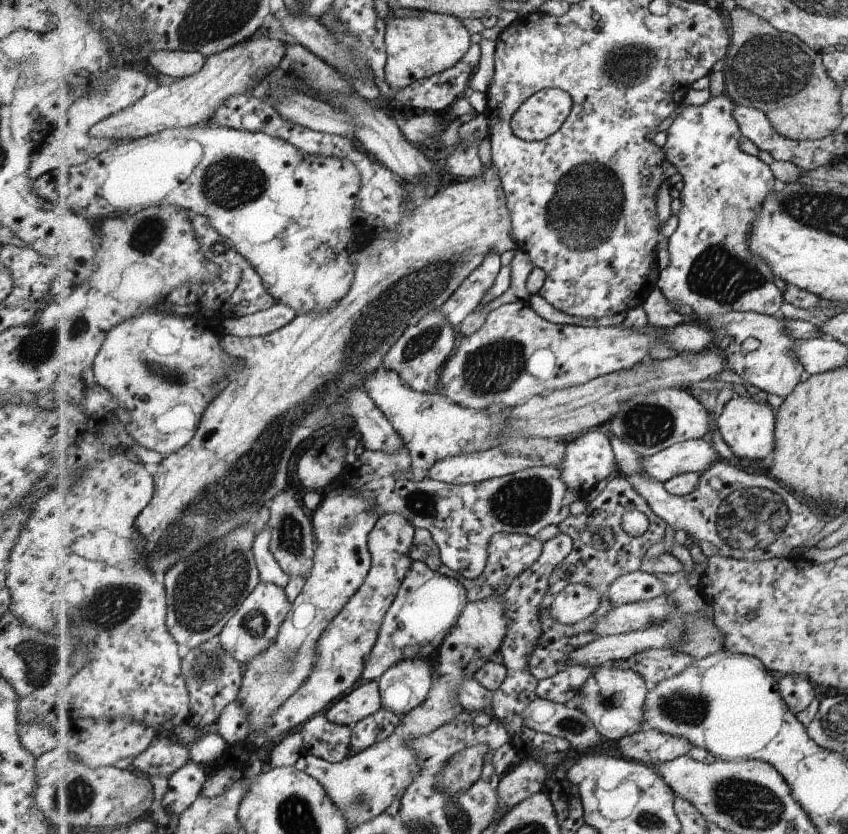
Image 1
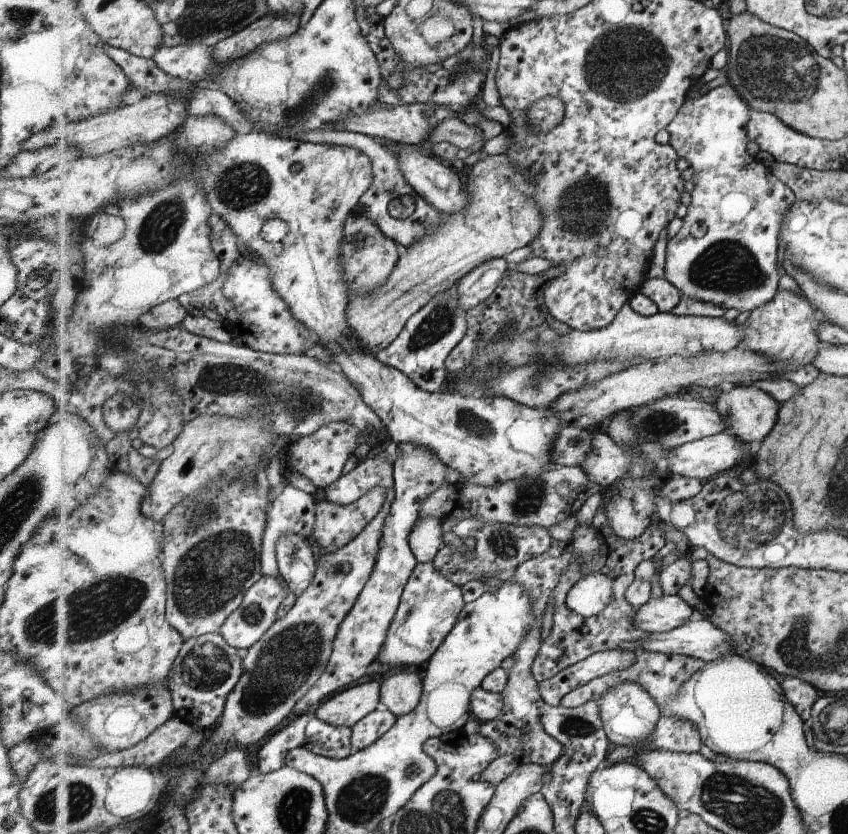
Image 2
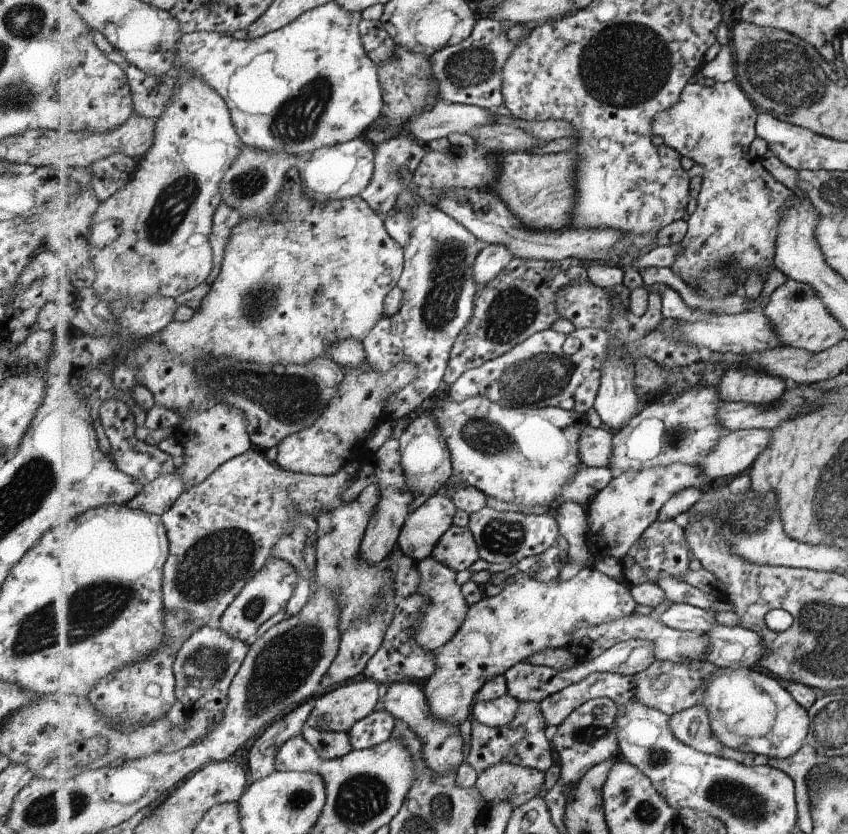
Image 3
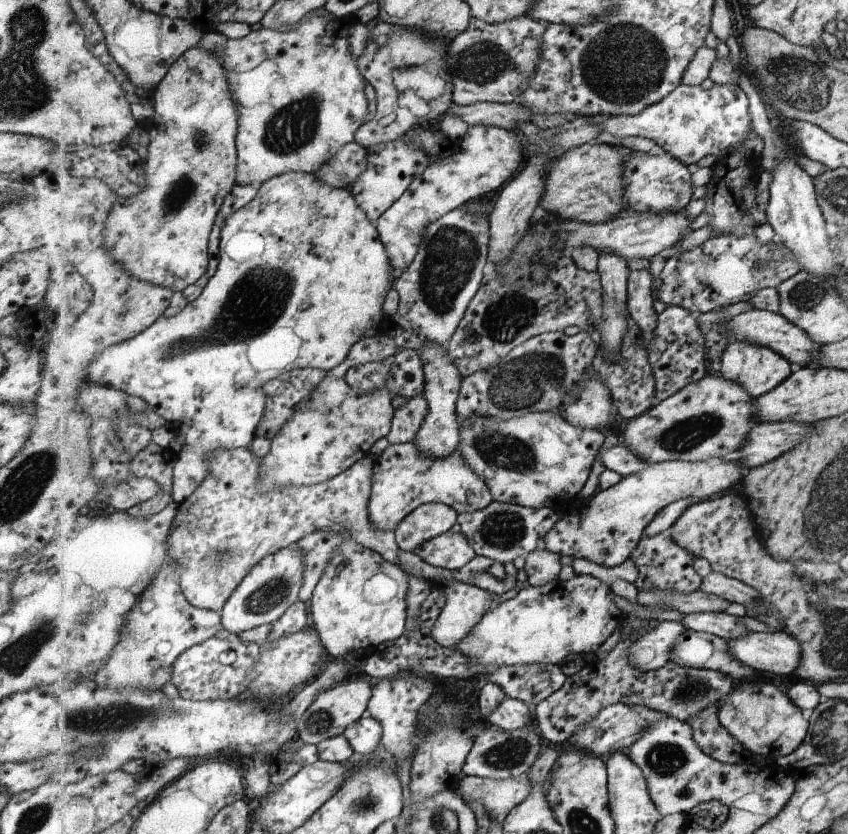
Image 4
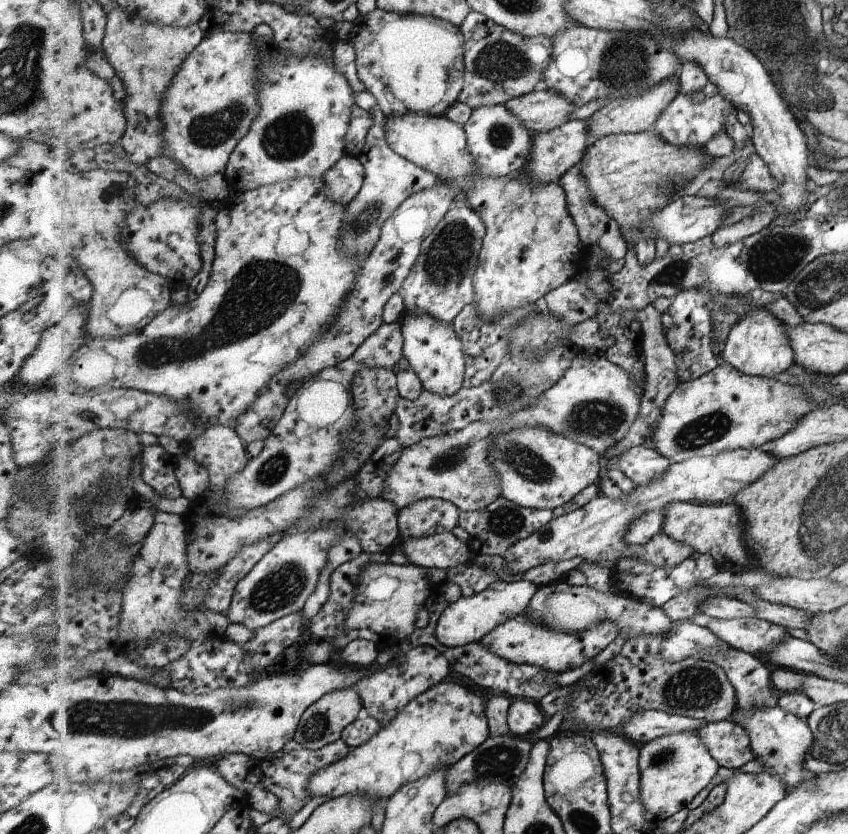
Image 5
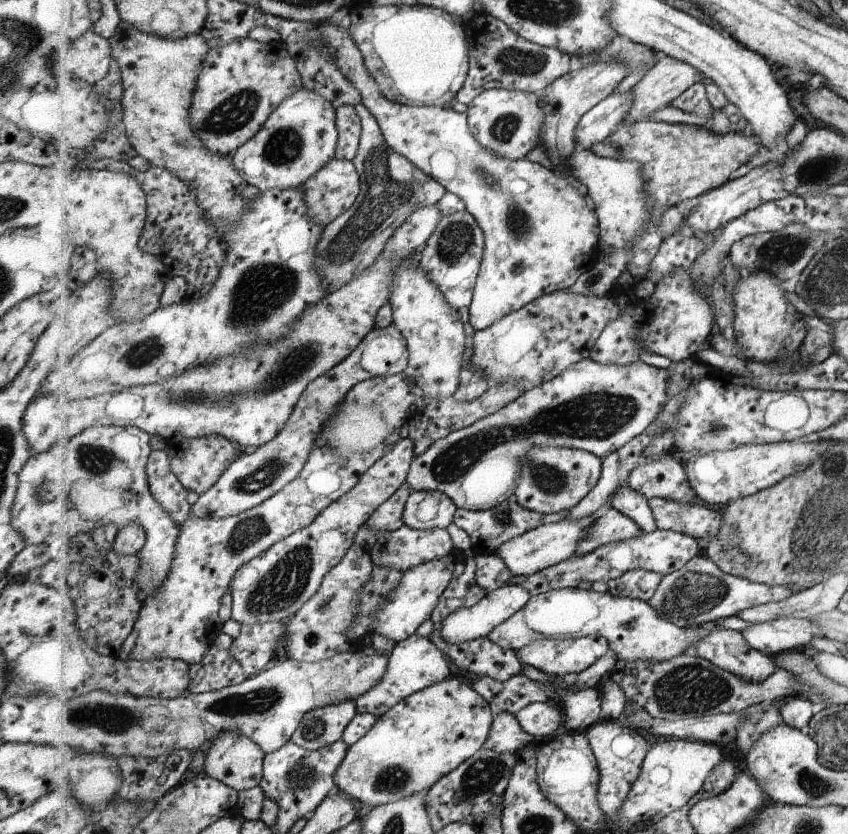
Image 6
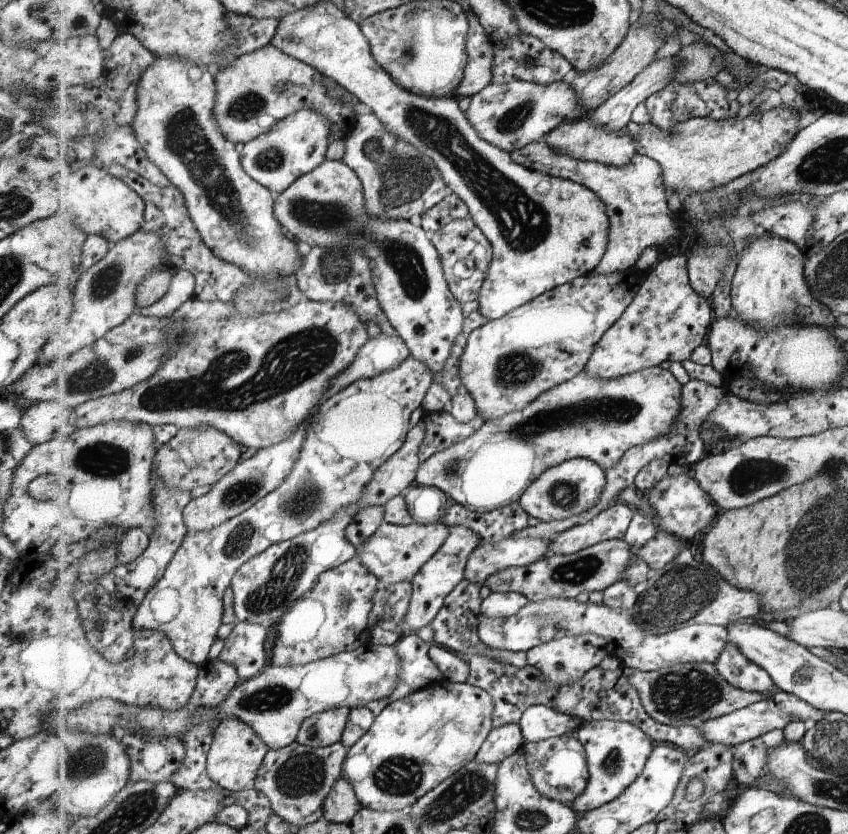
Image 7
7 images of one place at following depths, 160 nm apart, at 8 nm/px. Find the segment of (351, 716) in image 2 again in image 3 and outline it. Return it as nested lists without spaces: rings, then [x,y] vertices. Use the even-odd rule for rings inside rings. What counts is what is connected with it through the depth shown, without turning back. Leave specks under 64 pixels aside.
[[[367,679],[361,682],[349,682],[328,694],[316,696],[314,710],[305,726],[305,730],[317,728],[319,730],[345,731],[349,733],[363,718],[370,716],[374,711],[381,708],[384,687],[375,680]]]

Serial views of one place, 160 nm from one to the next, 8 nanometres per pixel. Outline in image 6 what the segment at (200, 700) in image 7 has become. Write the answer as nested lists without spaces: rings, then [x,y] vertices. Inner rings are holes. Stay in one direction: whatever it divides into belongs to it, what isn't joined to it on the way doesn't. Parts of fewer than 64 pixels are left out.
[[[215,644],[207,650],[201,662],[190,665],[189,676],[191,686],[188,690],[192,694],[221,691],[249,678],[230,650],[223,650]]]

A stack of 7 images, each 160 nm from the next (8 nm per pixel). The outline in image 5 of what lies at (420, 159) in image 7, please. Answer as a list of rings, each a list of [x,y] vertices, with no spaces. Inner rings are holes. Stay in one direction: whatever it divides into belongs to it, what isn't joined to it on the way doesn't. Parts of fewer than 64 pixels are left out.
[[[379,107],[371,111],[371,114],[375,116],[375,124],[369,130],[363,150],[358,157],[365,170],[364,186],[357,197],[346,206],[346,222],[341,228],[341,240],[343,240],[341,244],[343,244],[346,254],[353,254],[362,264],[368,260],[381,240],[381,228],[393,216],[393,212],[409,196],[413,196],[421,190],[429,190],[439,182],[435,172],[423,168],[423,166],[417,166],[415,162],[411,162],[393,150],[387,142],[386,128],[383,124],[385,115],[379,110]]]

